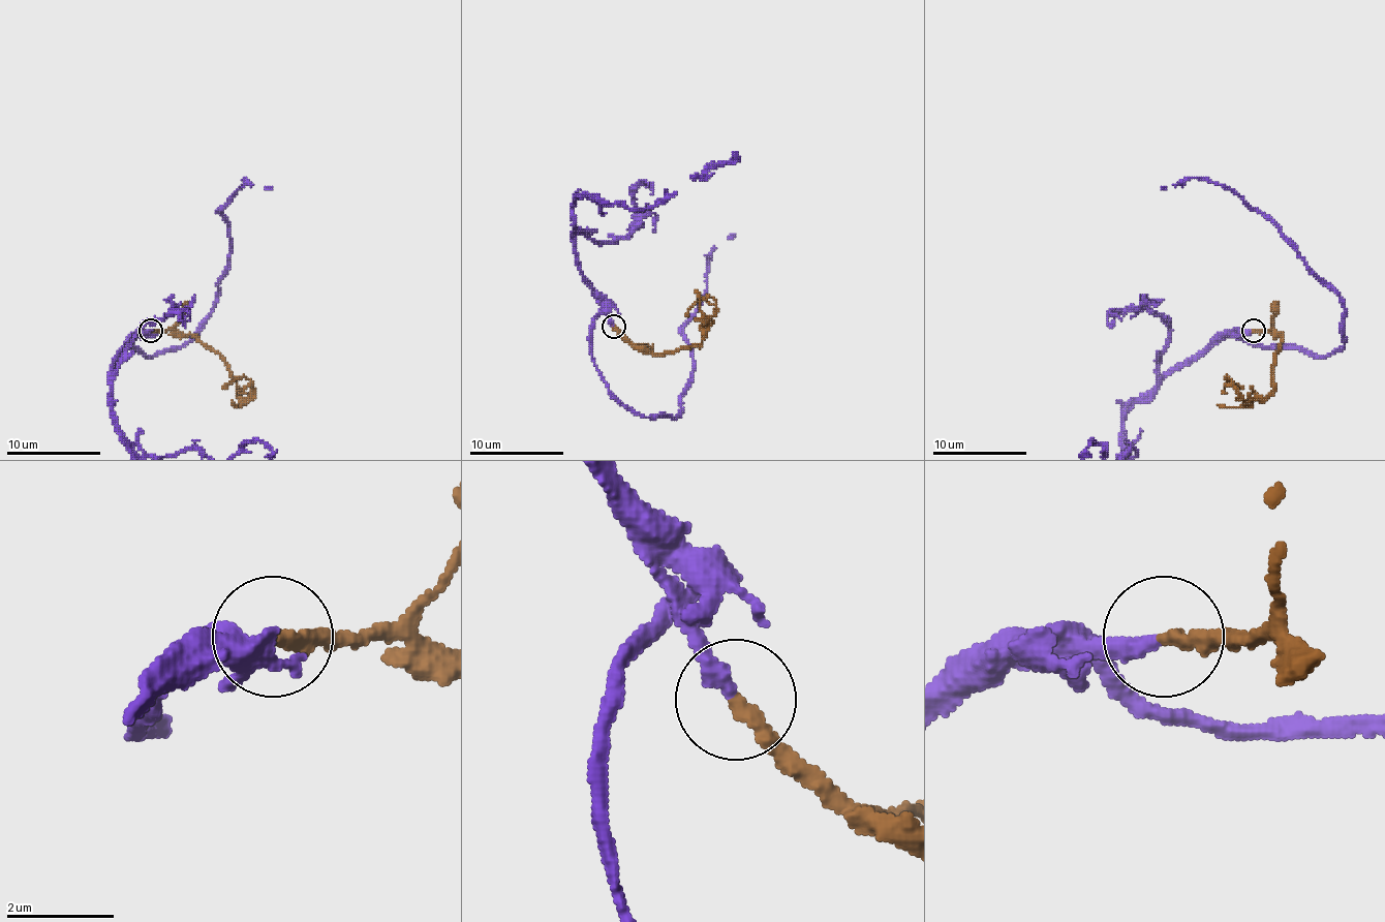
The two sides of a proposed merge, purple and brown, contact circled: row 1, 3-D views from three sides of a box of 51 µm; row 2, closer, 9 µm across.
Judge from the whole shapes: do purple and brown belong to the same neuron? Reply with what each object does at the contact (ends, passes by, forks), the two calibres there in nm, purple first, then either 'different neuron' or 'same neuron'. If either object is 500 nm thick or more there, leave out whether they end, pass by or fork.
purple ends; brown ends; calibres 320 and 280 nm; same neuron

